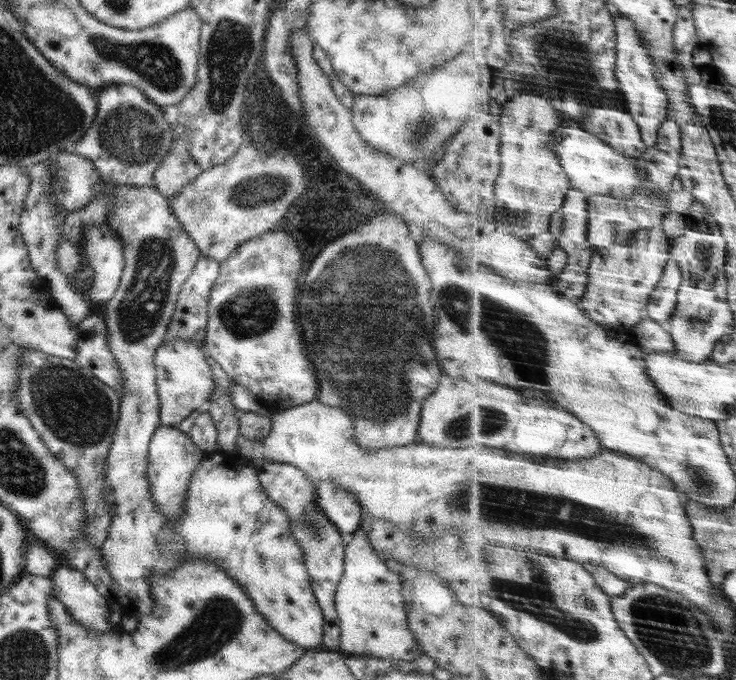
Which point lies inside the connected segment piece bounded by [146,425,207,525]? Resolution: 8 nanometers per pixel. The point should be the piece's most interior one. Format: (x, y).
(172, 456)

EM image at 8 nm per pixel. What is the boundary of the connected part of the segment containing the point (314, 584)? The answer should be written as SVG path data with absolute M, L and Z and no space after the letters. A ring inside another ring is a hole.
M264 463L256 468L256 472L268 498L278 508L282 508L282 512L288 516L290 532L292 532L296 544L304 552L304 564L306 564L310 584L323 614L322 643L328 647L328 650L339 648L340 623L335 609L335 592L343 575L344 550L348 537L341 533L340 529L326 516L326 513L320 509L320 503L316 503L317 483L309 480L302 469L292 464Z

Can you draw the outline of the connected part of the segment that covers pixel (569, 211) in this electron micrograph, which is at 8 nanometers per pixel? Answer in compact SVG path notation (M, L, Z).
M573 188L568 193L567 203L562 207L560 216L556 216L556 224L552 224L552 228L558 228L558 230L552 230L552 232L560 240L559 248L564 248L570 254L568 267L556 277L554 285L557 290L560 290L564 296L572 302L576 302L576 304L580 304L584 300L584 296L588 292L588 286L592 282L591 264L594 253L596 253L596 246L589 239L590 203L588 203L588 198L589 195L584 191Z

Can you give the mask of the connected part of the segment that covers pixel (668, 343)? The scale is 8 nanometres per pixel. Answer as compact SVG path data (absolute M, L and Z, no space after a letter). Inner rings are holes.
M644 316L632 338L650 353L675 353L674 336L664 328L664 324L650 316Z

